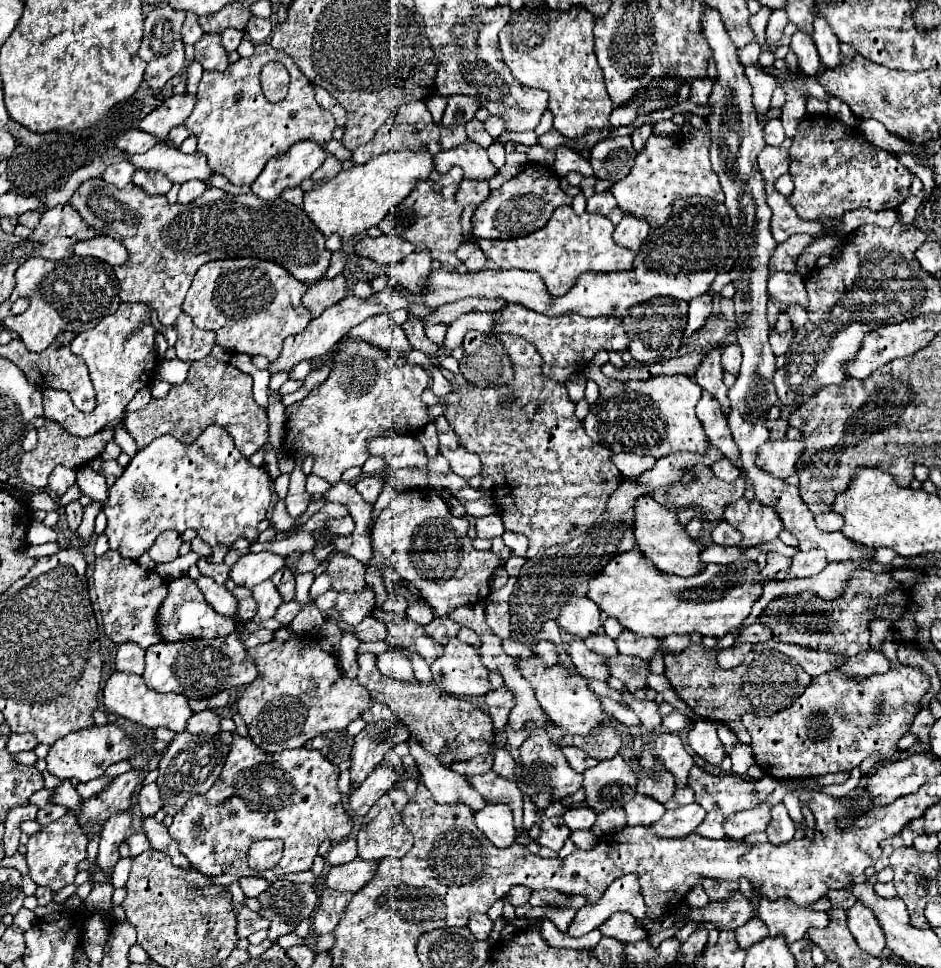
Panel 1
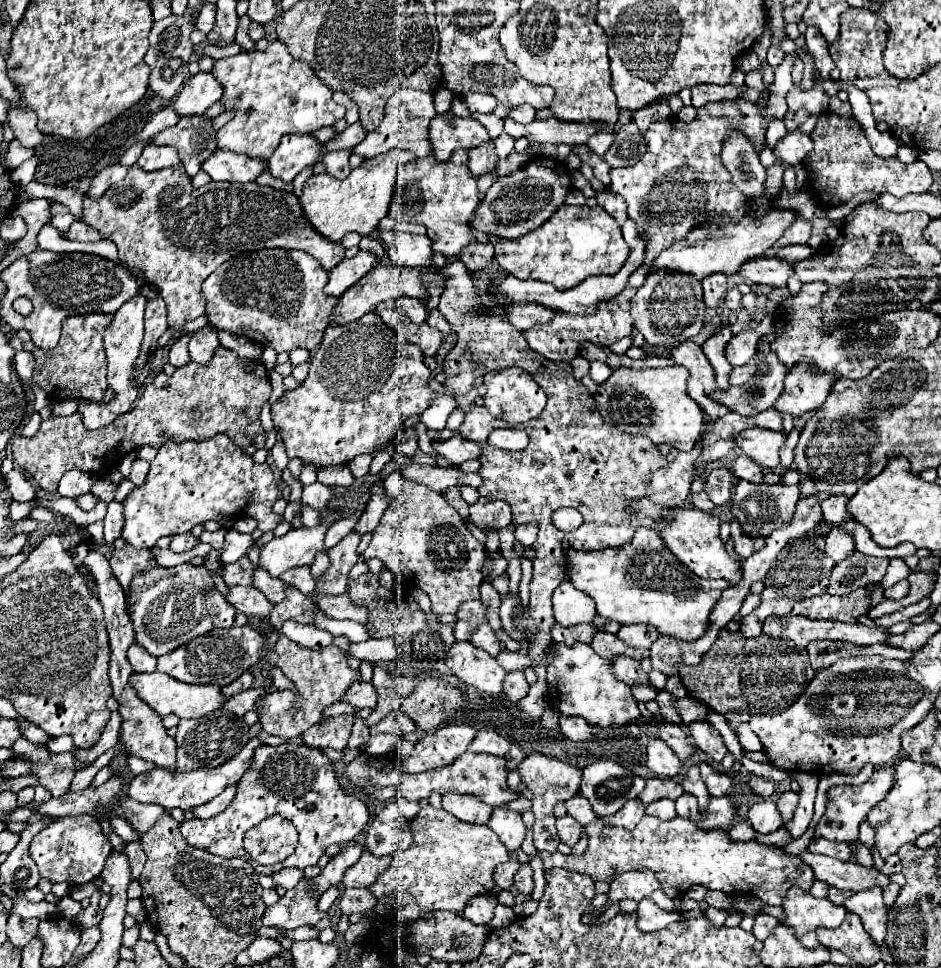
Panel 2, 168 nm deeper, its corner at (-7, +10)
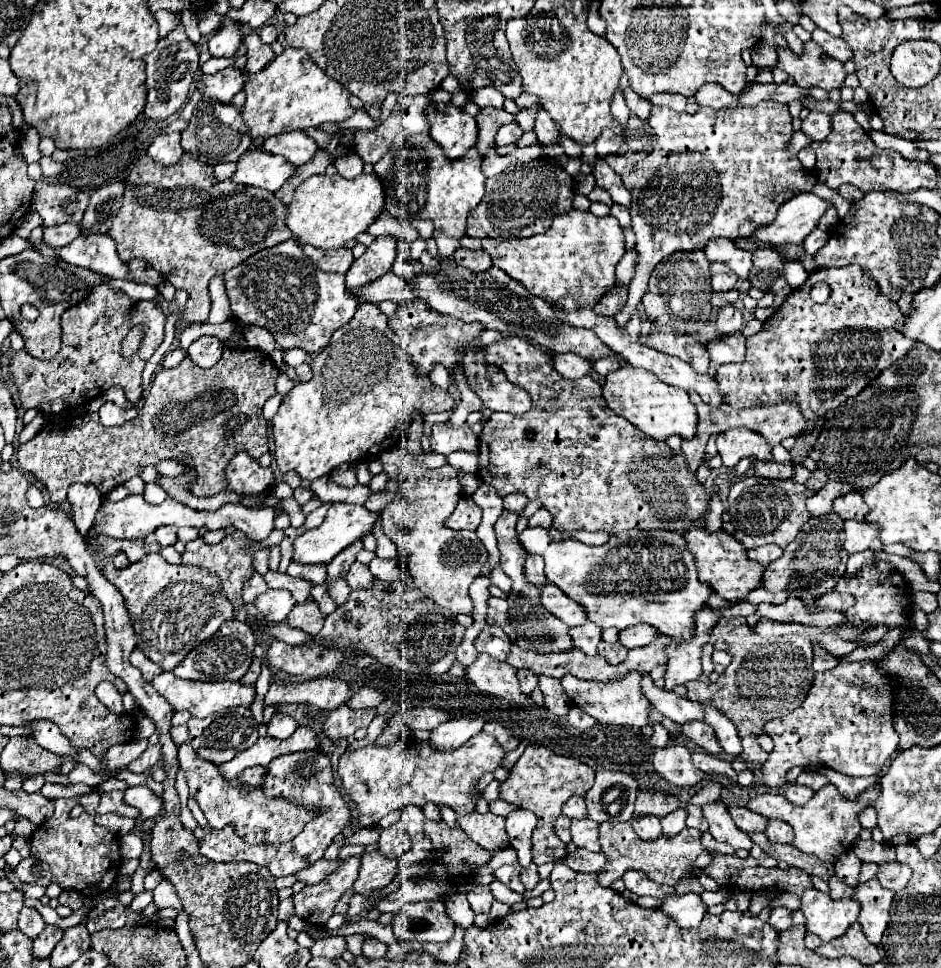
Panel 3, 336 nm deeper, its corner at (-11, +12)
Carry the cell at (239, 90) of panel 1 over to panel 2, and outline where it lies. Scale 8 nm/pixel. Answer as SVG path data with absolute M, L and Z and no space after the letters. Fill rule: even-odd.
M271 41L267 51L241 51L233 57L219 59L215 61L213 75L225 89L221 103L225 109L235 109L233 121L217 131L217 145L225 151L269 159L281 135L313 133L321 127L335 125L345 115L345 107L333 101L333 91L315 77L305 61L293 59L281 41ZM233 91L239 91L237 99L233 99Z

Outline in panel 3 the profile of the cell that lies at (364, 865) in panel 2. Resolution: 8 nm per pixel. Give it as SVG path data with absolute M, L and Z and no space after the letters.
M379 851L363 853L361 871L357 881L353 883L353 891L365 895L373 889L387 887L395 875L395 869L397 869L397 859L387 859Z

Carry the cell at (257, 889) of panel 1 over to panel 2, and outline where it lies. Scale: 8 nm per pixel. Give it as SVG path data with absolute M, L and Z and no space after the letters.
M281 869L281 871L277 871L273 875L273 879L275 879L277 887L291 889L291 887L295 887L303 879L303 871L299 871L299 869Z

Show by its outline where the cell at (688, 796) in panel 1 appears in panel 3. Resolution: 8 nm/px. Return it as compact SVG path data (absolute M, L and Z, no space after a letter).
M687 805L685 811L687 811L687 827L695 827L699 831L707 831L707 821L705 821L699 805Z

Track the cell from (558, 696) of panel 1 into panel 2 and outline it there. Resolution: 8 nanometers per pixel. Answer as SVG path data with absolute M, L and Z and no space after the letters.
M559 643L555 647L553 663L547 667L547 687L551 703L563 715L579 715L593 727L623 727L641 717L631 687L619 681L611 671L611 663L599 657L587 643L571 647Z

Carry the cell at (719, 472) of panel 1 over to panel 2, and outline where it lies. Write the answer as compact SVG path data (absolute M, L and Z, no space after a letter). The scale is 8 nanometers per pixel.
M737 457L733 461L733 469L735 469L735 475L739 479L745 479L745 481L751 481L751 483L757 483L757 485L763 483L763 475L765 475L763 467L757 465L755 461L747 459L747 457Z

